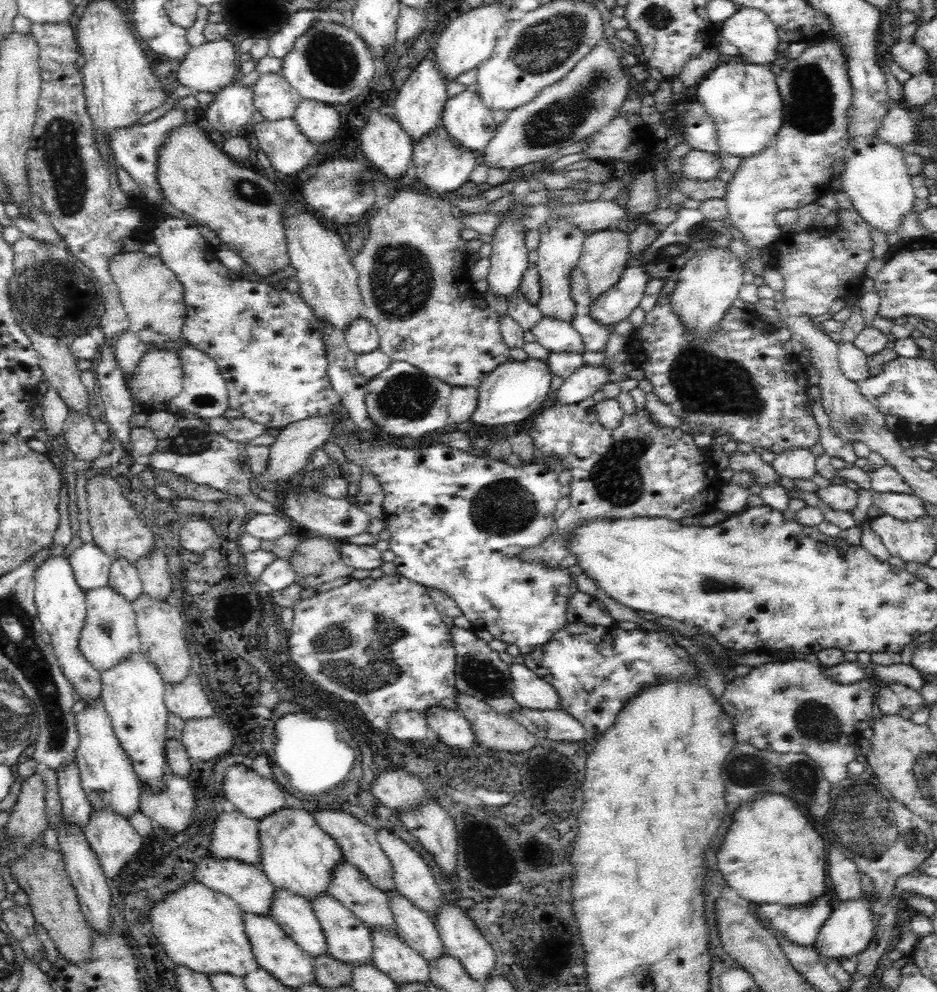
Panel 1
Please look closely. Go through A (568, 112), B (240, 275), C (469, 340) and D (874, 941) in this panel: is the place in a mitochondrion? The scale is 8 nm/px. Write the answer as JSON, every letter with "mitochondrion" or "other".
{"A":"mitochondrion","B":"other","C":"other","D":"other"}

